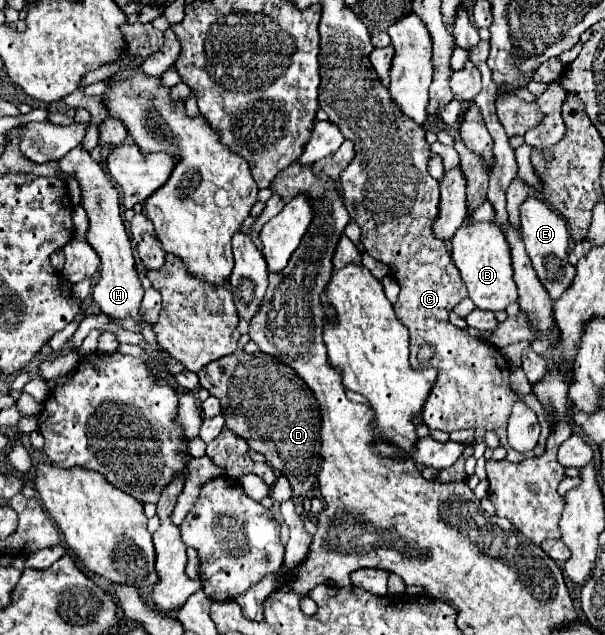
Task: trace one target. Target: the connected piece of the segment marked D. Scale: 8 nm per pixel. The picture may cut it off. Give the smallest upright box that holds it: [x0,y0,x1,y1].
[198,349,320,497]

